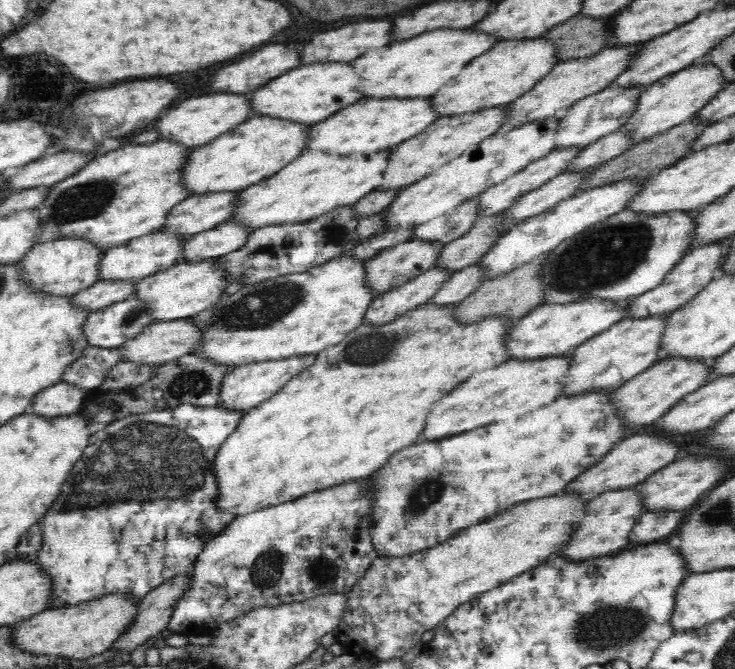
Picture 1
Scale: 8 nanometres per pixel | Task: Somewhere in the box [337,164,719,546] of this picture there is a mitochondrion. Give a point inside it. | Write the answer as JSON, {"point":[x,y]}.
{"point":[602,257]}

